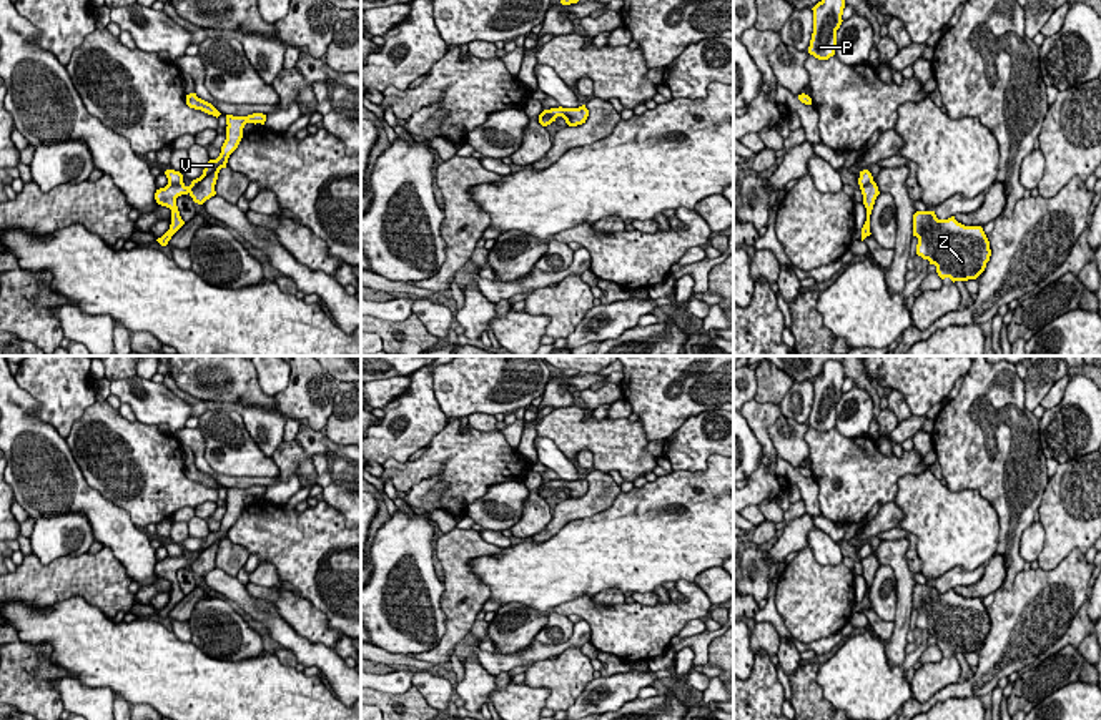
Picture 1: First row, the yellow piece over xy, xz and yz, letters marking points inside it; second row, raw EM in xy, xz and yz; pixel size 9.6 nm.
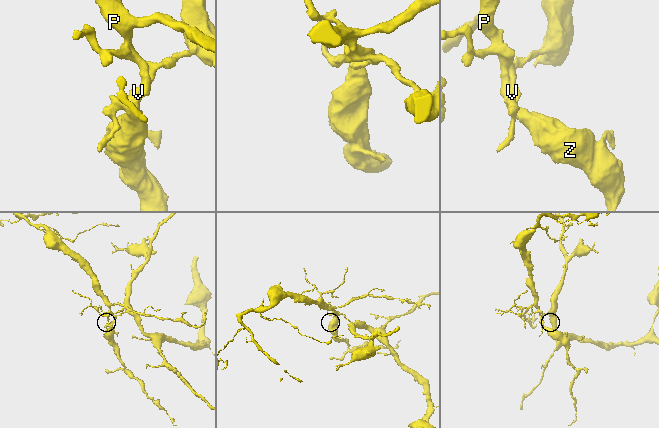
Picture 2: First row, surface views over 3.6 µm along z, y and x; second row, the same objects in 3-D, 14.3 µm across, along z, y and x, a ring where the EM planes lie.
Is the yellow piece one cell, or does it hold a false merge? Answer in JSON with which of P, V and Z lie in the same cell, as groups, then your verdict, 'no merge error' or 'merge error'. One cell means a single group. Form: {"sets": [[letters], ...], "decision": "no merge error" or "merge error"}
{"sets": [["P", "Z"], ["V"]], "decision": "merge error"}

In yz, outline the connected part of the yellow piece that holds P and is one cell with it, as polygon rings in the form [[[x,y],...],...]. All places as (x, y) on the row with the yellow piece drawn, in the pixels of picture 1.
[[[822,0],[813,10],[813,33],[808,53],[828,60],[837,50],[837,30],[842,25],[845,0]]]

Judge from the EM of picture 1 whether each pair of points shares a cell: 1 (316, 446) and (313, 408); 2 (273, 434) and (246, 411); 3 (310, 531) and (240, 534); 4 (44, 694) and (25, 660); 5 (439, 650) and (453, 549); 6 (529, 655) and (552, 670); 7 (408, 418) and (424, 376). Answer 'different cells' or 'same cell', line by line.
1: different cells
2: same cell
3: same cell
4: same cell
5: same cell
6: different cells
7: same cell

